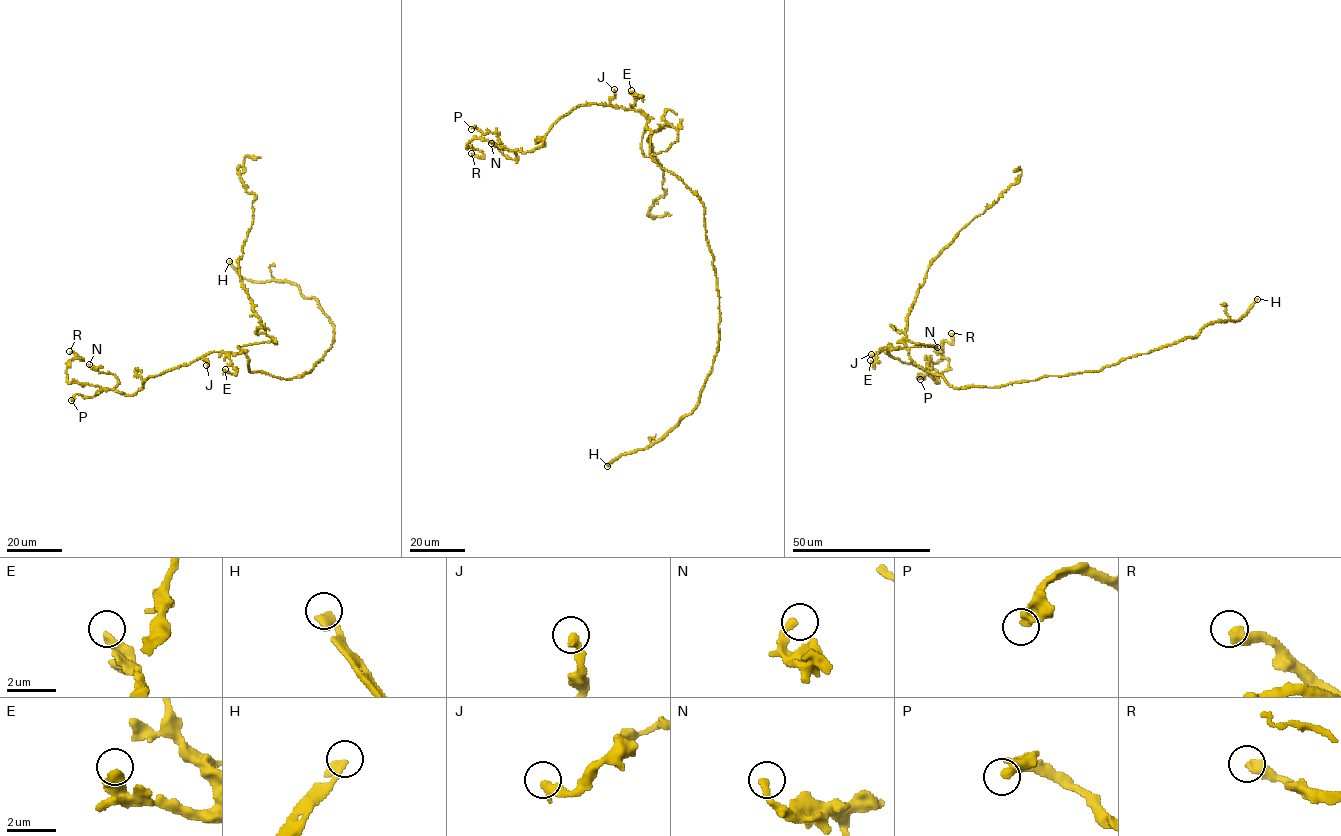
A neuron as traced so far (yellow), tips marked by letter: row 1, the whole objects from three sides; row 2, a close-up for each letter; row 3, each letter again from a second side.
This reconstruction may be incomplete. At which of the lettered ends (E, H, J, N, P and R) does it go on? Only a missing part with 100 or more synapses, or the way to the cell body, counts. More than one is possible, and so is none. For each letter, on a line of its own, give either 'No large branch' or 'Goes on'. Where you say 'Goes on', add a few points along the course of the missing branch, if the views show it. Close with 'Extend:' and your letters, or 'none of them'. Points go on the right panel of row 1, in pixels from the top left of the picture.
E: No large branch
H: Goes on. Course of what is missing: (1257, 299), (1269, 275), (1271, 251), (1224, 201), (1207, 165), (1209, 143)
J: No large branch
N: No large branch
P: No large branch
R: No large branch
Extend: H

